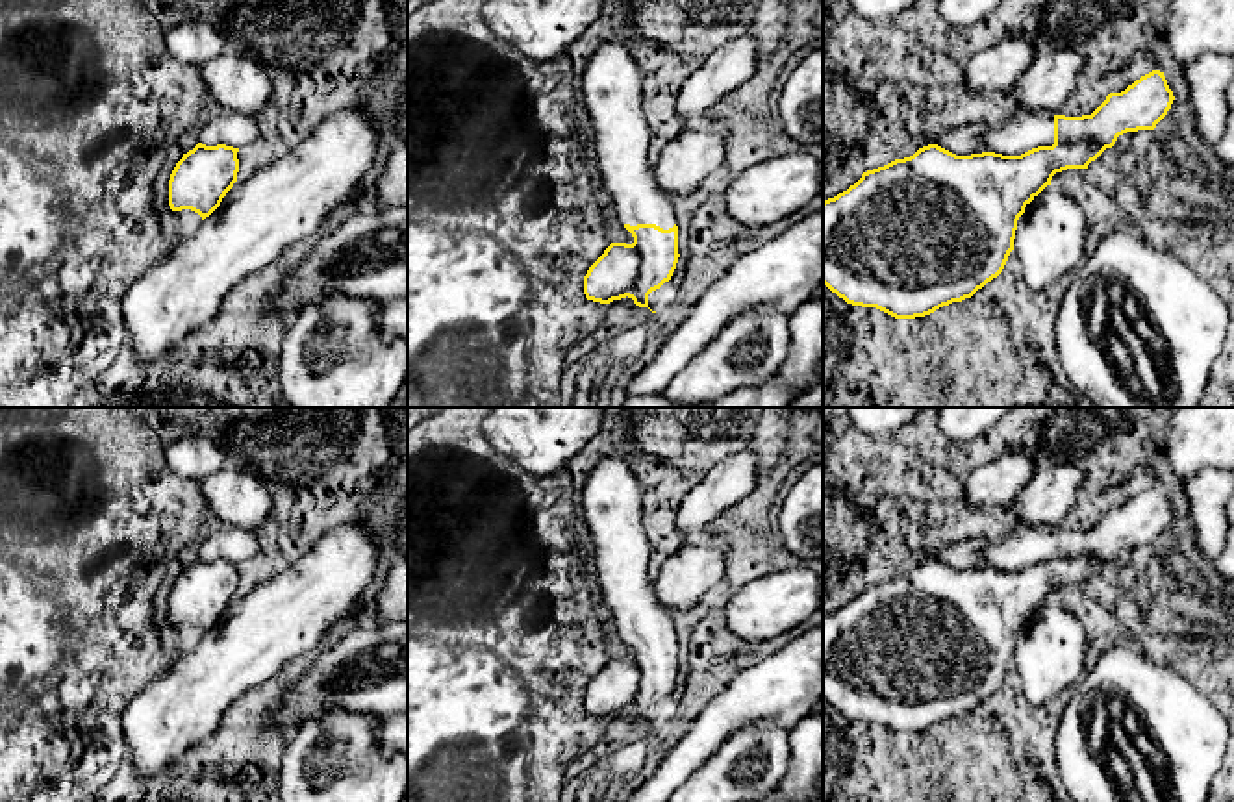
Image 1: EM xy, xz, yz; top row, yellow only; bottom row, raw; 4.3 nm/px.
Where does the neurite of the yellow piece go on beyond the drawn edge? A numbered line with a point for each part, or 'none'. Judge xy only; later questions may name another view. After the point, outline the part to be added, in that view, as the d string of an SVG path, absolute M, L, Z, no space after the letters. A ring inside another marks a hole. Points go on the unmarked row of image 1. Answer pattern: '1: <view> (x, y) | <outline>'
1: xy (228, 543) | M219 526L198 546L206 561L226 559L243 563L259 552L258 535L233 526Z

